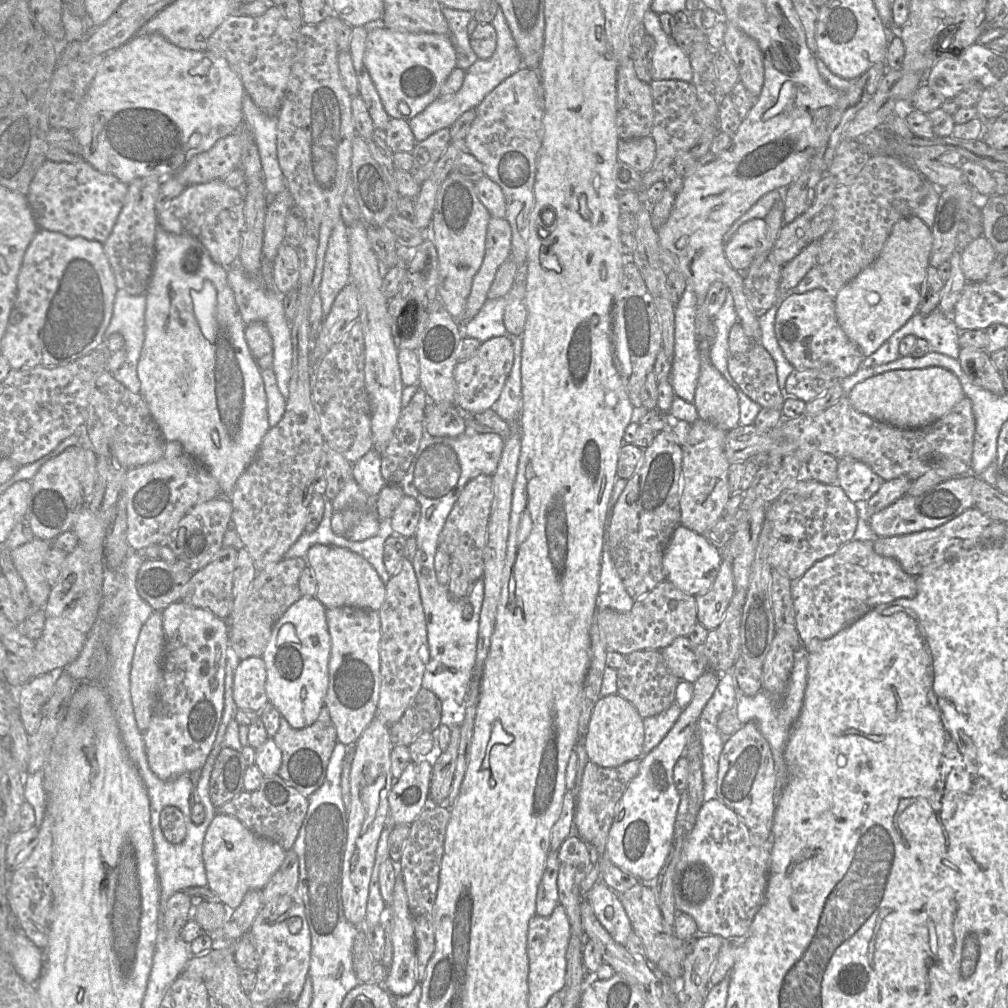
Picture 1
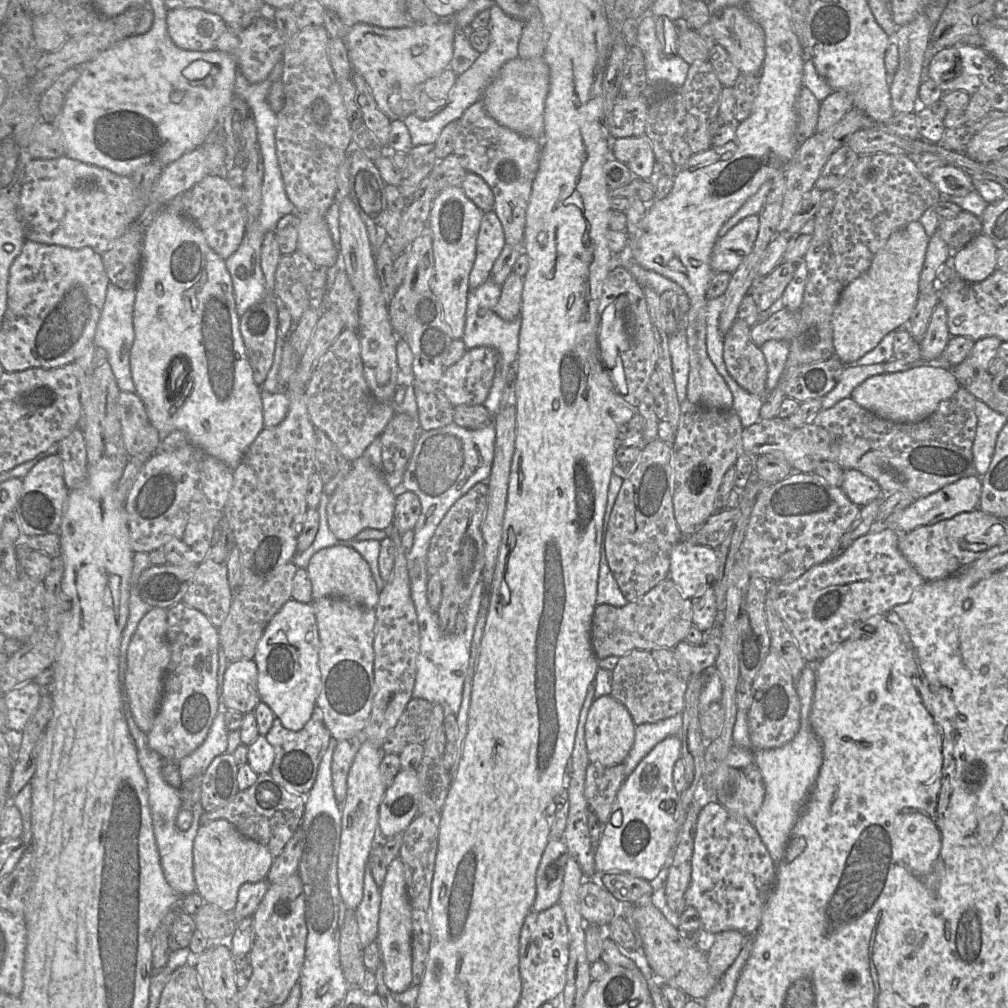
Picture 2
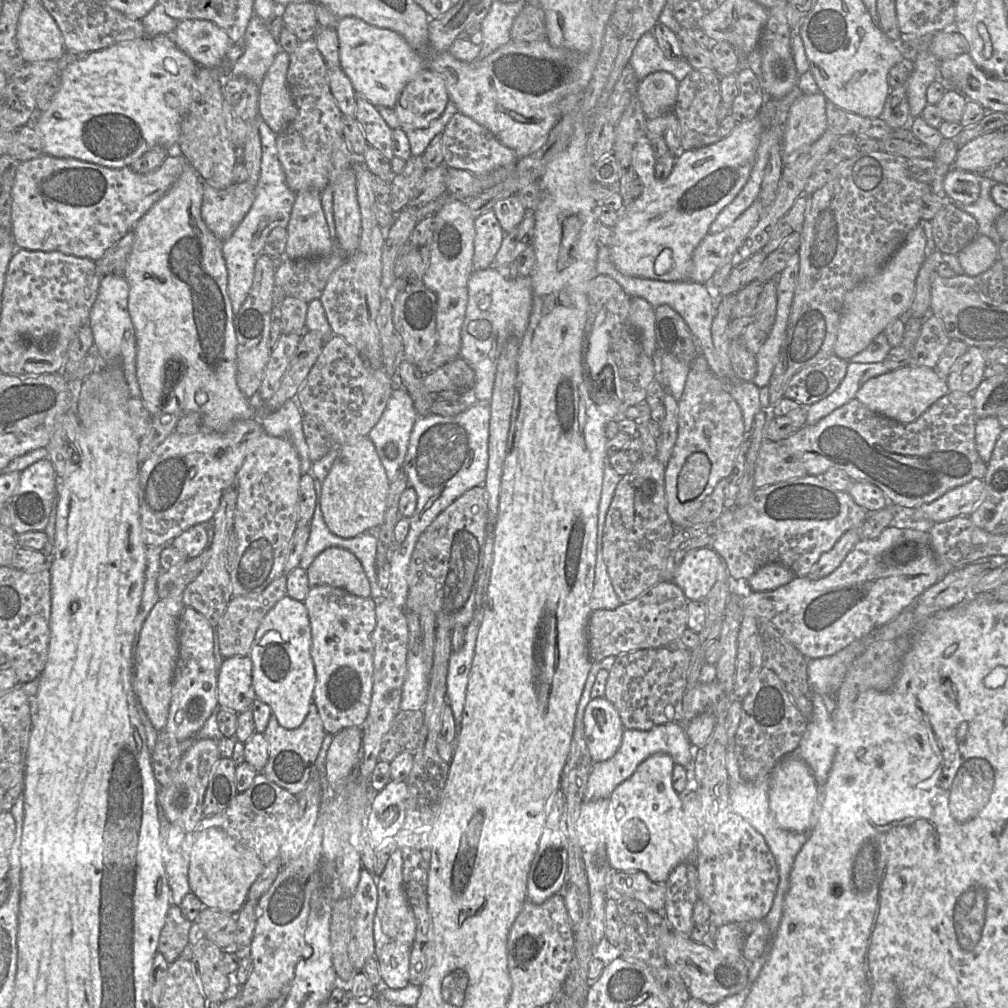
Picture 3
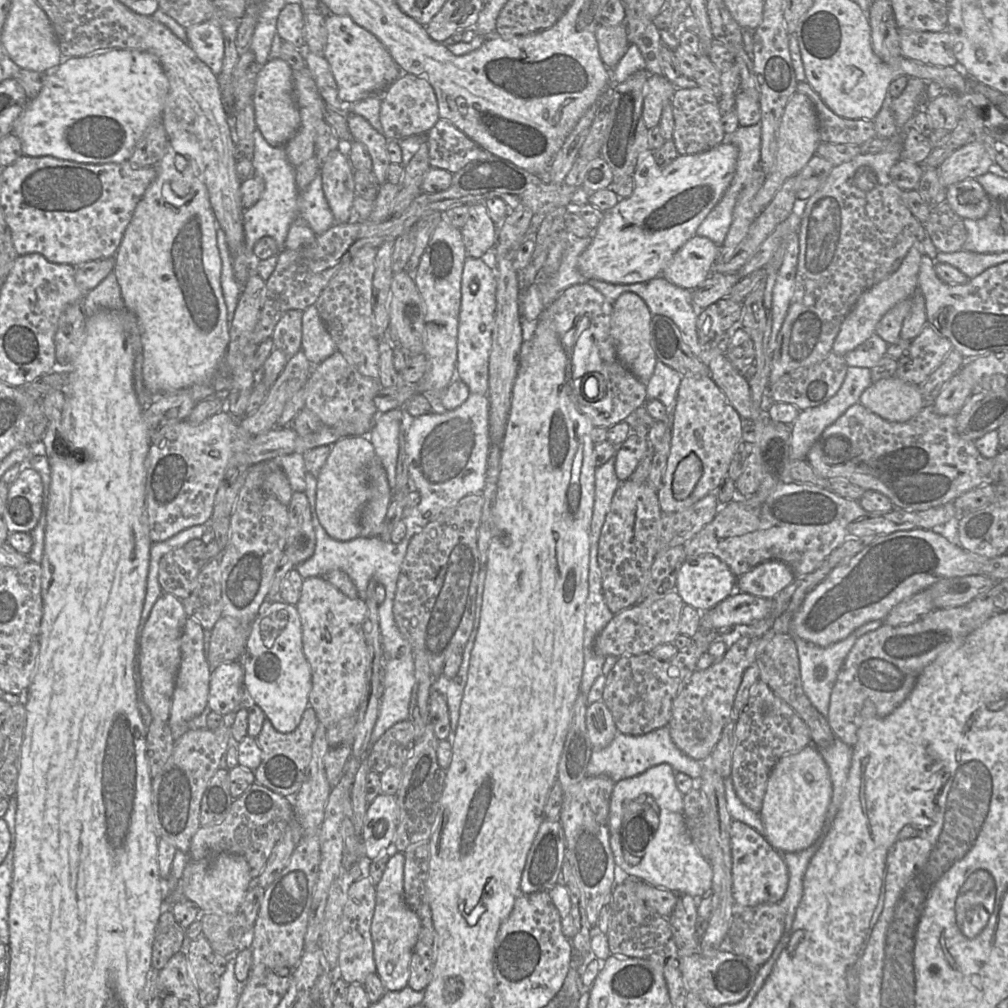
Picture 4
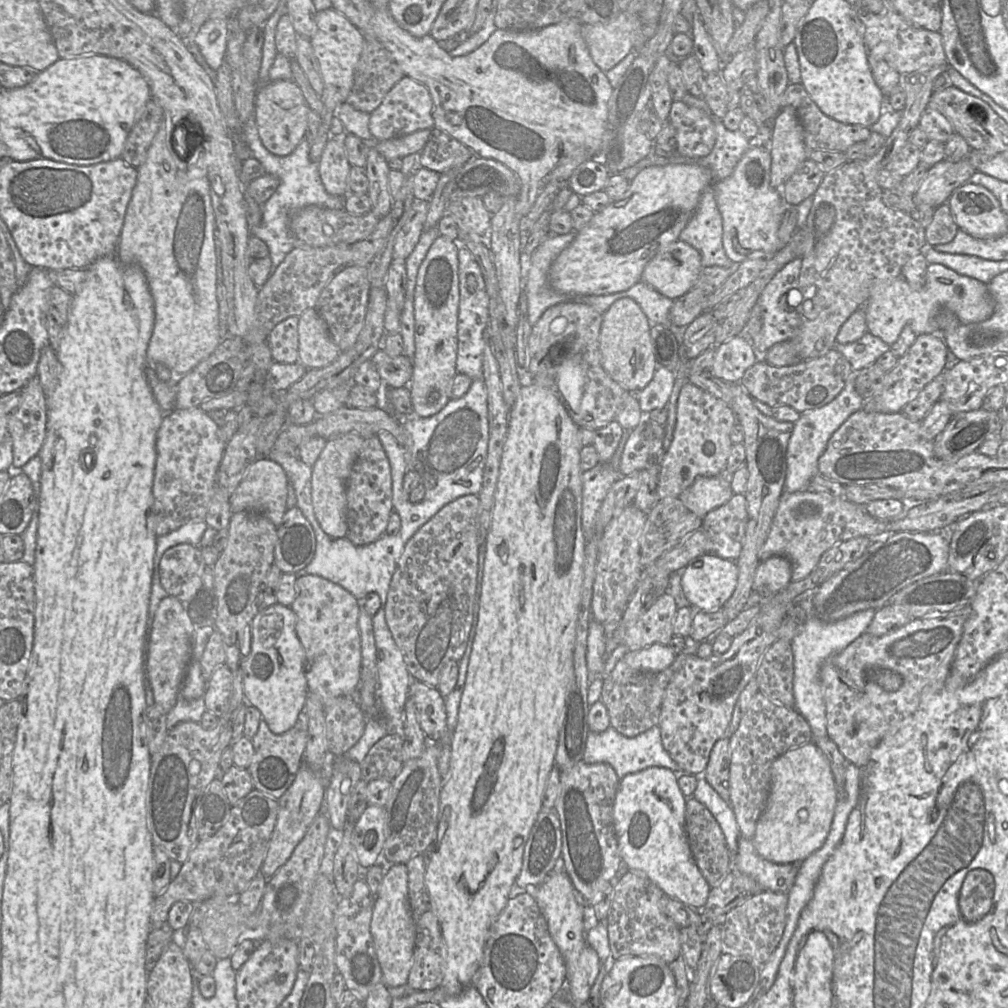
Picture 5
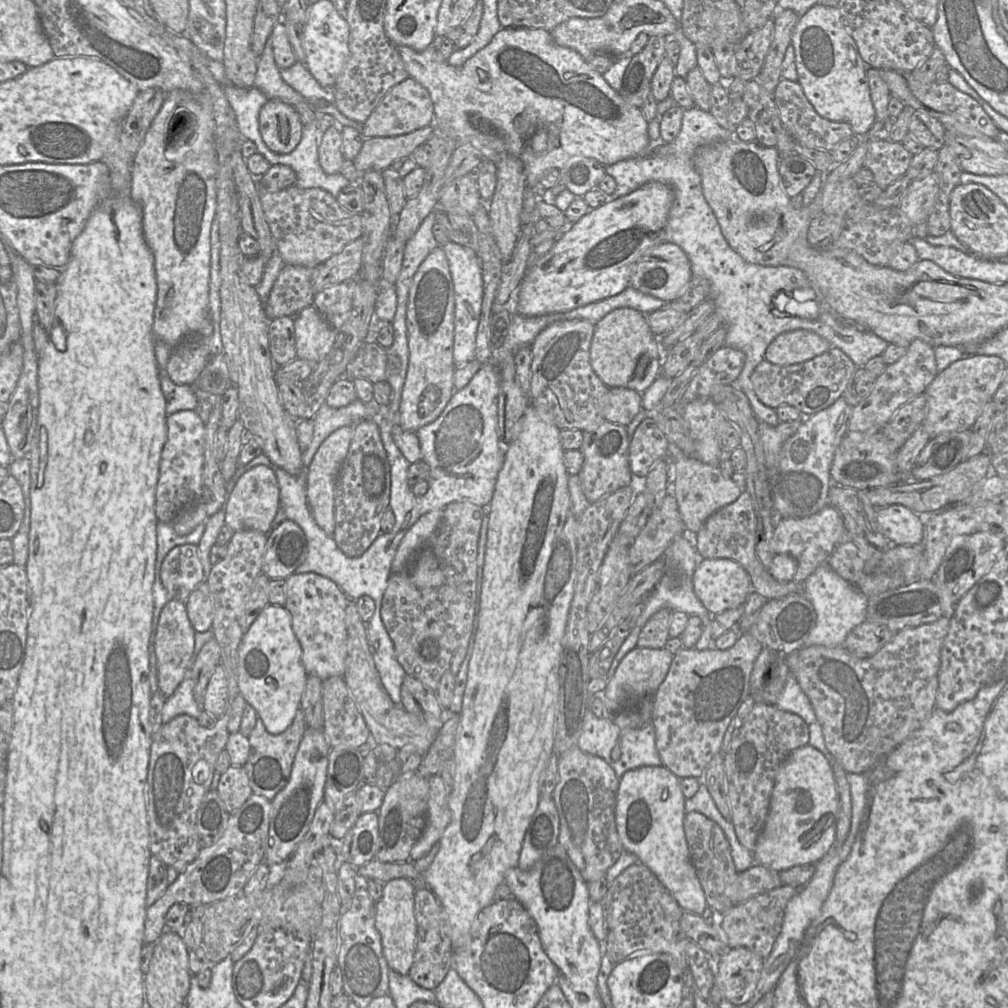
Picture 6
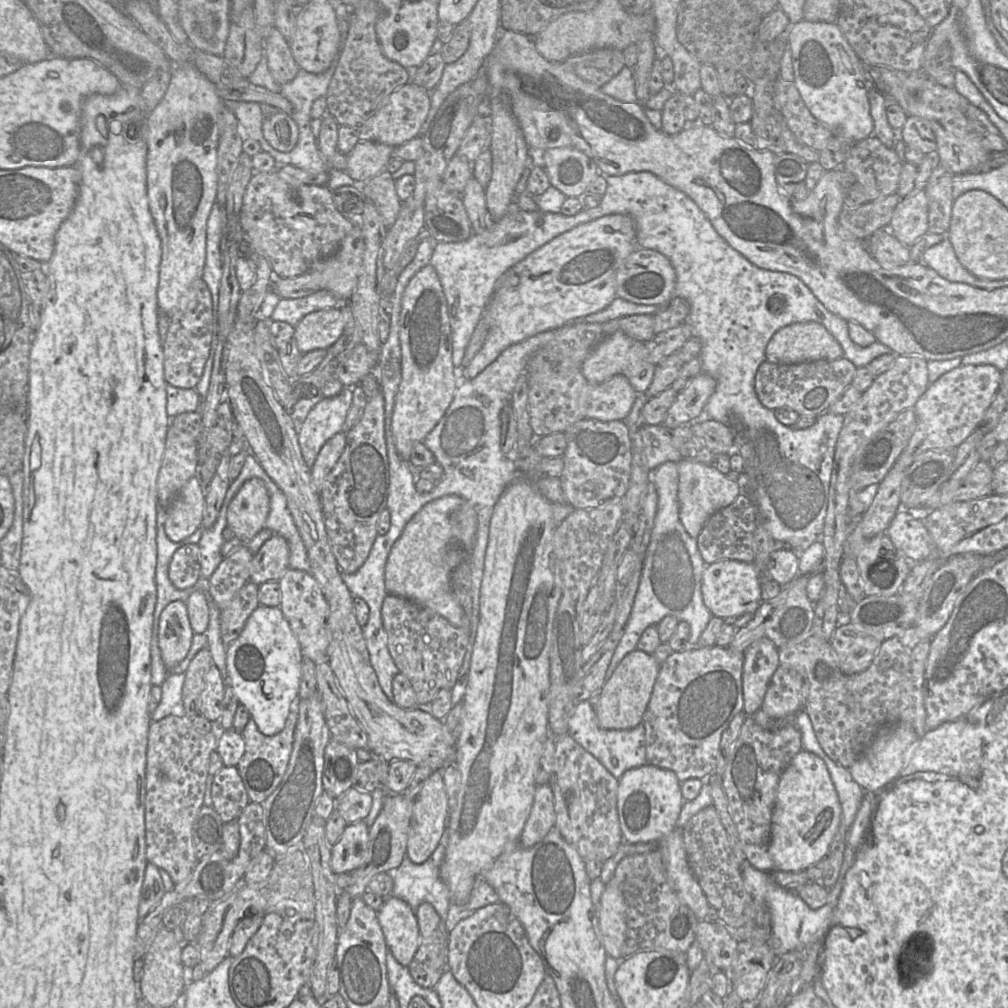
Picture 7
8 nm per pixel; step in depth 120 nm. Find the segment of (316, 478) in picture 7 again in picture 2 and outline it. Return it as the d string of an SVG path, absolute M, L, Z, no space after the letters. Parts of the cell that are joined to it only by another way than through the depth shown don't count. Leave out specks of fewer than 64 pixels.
M362 455L351 462L349 473L329 497L326 508L328 526L338 540L353 540L366 528L390 528L394 505L395 493L389 488L379 470Z

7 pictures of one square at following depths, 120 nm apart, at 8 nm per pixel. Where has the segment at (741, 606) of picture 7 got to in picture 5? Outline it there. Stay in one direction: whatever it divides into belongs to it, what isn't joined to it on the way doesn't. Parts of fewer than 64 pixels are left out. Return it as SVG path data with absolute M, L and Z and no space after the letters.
M712 553L701 555L681 571L681 586L689 605L700 611L716 611L730 599L738 580L736 562L720 558Z

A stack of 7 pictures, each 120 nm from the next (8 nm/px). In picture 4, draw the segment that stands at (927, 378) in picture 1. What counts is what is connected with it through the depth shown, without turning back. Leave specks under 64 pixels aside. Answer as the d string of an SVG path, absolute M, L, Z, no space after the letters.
M896 376L881 379L865 389L859 403L885 420L907 422L926 404L920 386Z

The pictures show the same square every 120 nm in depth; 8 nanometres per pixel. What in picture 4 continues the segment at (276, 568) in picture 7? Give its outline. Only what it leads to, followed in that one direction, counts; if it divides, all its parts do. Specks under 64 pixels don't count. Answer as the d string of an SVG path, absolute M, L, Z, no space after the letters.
M304 492L292 494L288 517L284 554L289 556L296 567L313 555L316 543L310 505Z

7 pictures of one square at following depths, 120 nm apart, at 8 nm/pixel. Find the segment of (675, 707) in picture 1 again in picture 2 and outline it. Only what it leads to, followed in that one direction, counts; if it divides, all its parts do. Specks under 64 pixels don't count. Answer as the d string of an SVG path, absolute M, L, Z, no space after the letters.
M683 715L635 727L634 744L624 760L626 774L630 775L642 759L661 741L669 736L680 736L682 732Z

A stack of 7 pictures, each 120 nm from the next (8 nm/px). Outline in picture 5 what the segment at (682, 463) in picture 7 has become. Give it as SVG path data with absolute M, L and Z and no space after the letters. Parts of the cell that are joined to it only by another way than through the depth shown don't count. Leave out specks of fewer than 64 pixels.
M719 475L697 476L691 486L683 490L678 499L700 518L727 503L734 495L730 484Z

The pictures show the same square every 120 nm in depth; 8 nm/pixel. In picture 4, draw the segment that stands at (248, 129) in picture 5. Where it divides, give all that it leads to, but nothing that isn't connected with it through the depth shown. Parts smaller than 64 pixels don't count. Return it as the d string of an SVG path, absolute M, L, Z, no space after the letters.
M258 128L255 129L253 135L252 163L255 174L264 180L265 189L257 203L244 210L245 249L253 254L256 242L264 236L270 236L283 250L290 226L297 218L303 219L316 235L330 229L335 224L335 219L323 191L321 169L307 188L300 191L296 185L296 168L290 164L284 147L274 147L268 144Z

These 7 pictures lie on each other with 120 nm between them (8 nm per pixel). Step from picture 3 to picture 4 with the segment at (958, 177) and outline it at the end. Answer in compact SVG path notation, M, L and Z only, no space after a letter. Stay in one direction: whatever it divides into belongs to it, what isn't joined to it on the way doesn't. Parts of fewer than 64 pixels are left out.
M973 178L946 187L946 202L962 219L981 219L990 208L987 193L978 181Z

